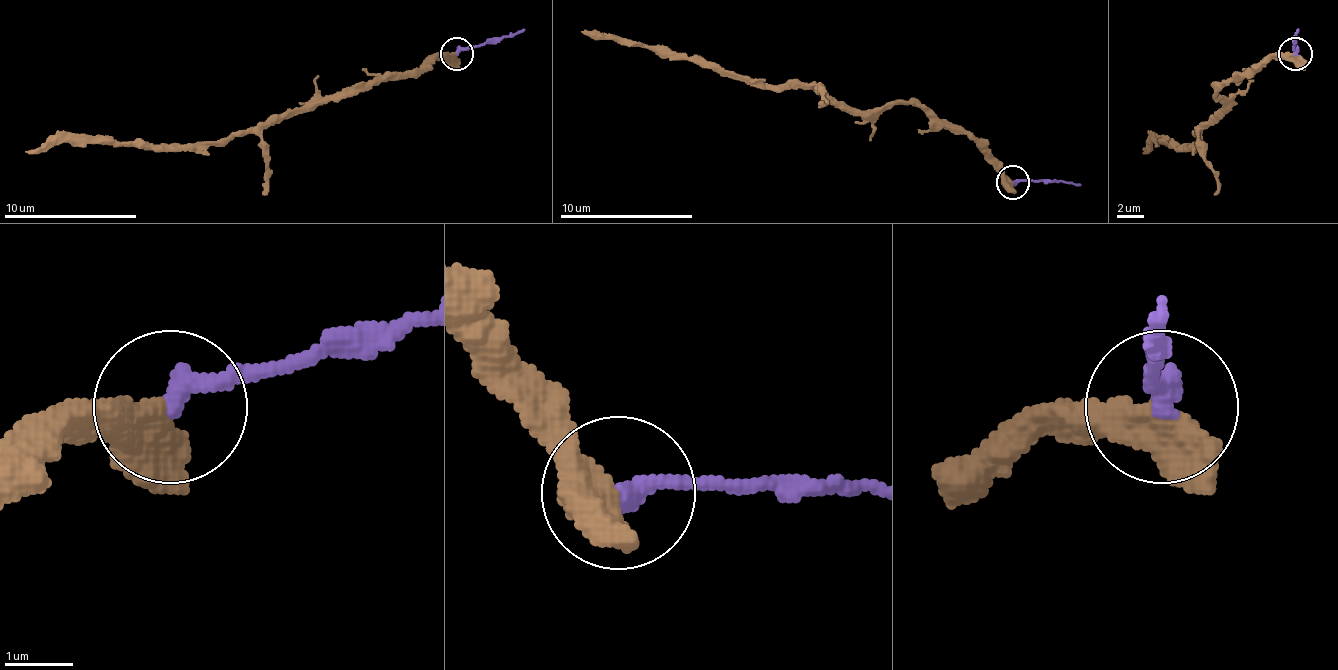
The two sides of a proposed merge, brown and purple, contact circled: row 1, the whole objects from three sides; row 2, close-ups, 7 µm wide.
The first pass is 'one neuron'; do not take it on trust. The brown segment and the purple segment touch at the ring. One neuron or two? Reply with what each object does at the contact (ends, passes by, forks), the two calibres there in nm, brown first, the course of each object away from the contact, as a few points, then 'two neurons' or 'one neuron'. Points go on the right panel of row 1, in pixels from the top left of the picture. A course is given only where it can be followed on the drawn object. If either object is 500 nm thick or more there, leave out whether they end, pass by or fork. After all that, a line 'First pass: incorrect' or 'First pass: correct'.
brown passes by; purple ends; calibres 480 and 320 nm; course brown (1294, 54), (1268, 54), (1218, 91), (1225, 104), (1198, 131), (1195, 144), (1155, 141), (1145, 151); course purple (1294, 54), (1298, 28); one neuron
First pass: correct

